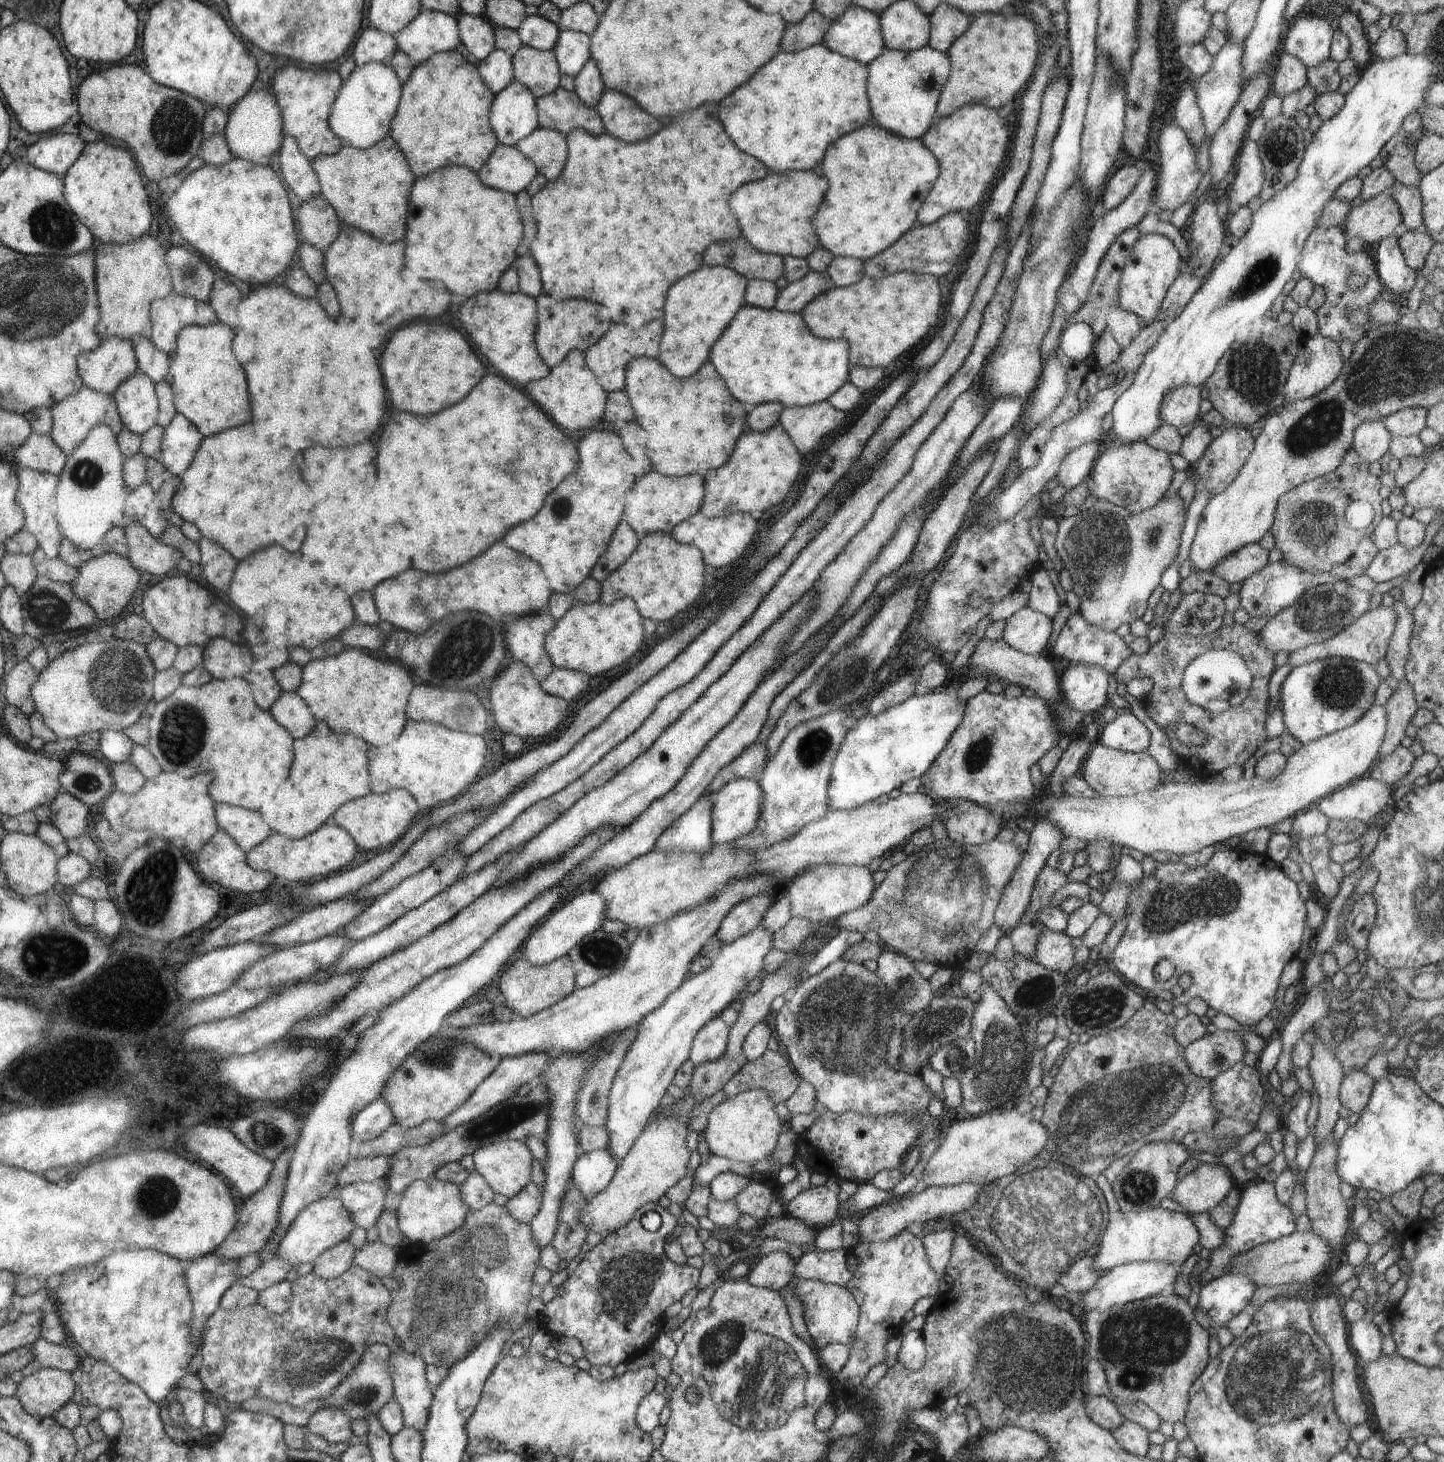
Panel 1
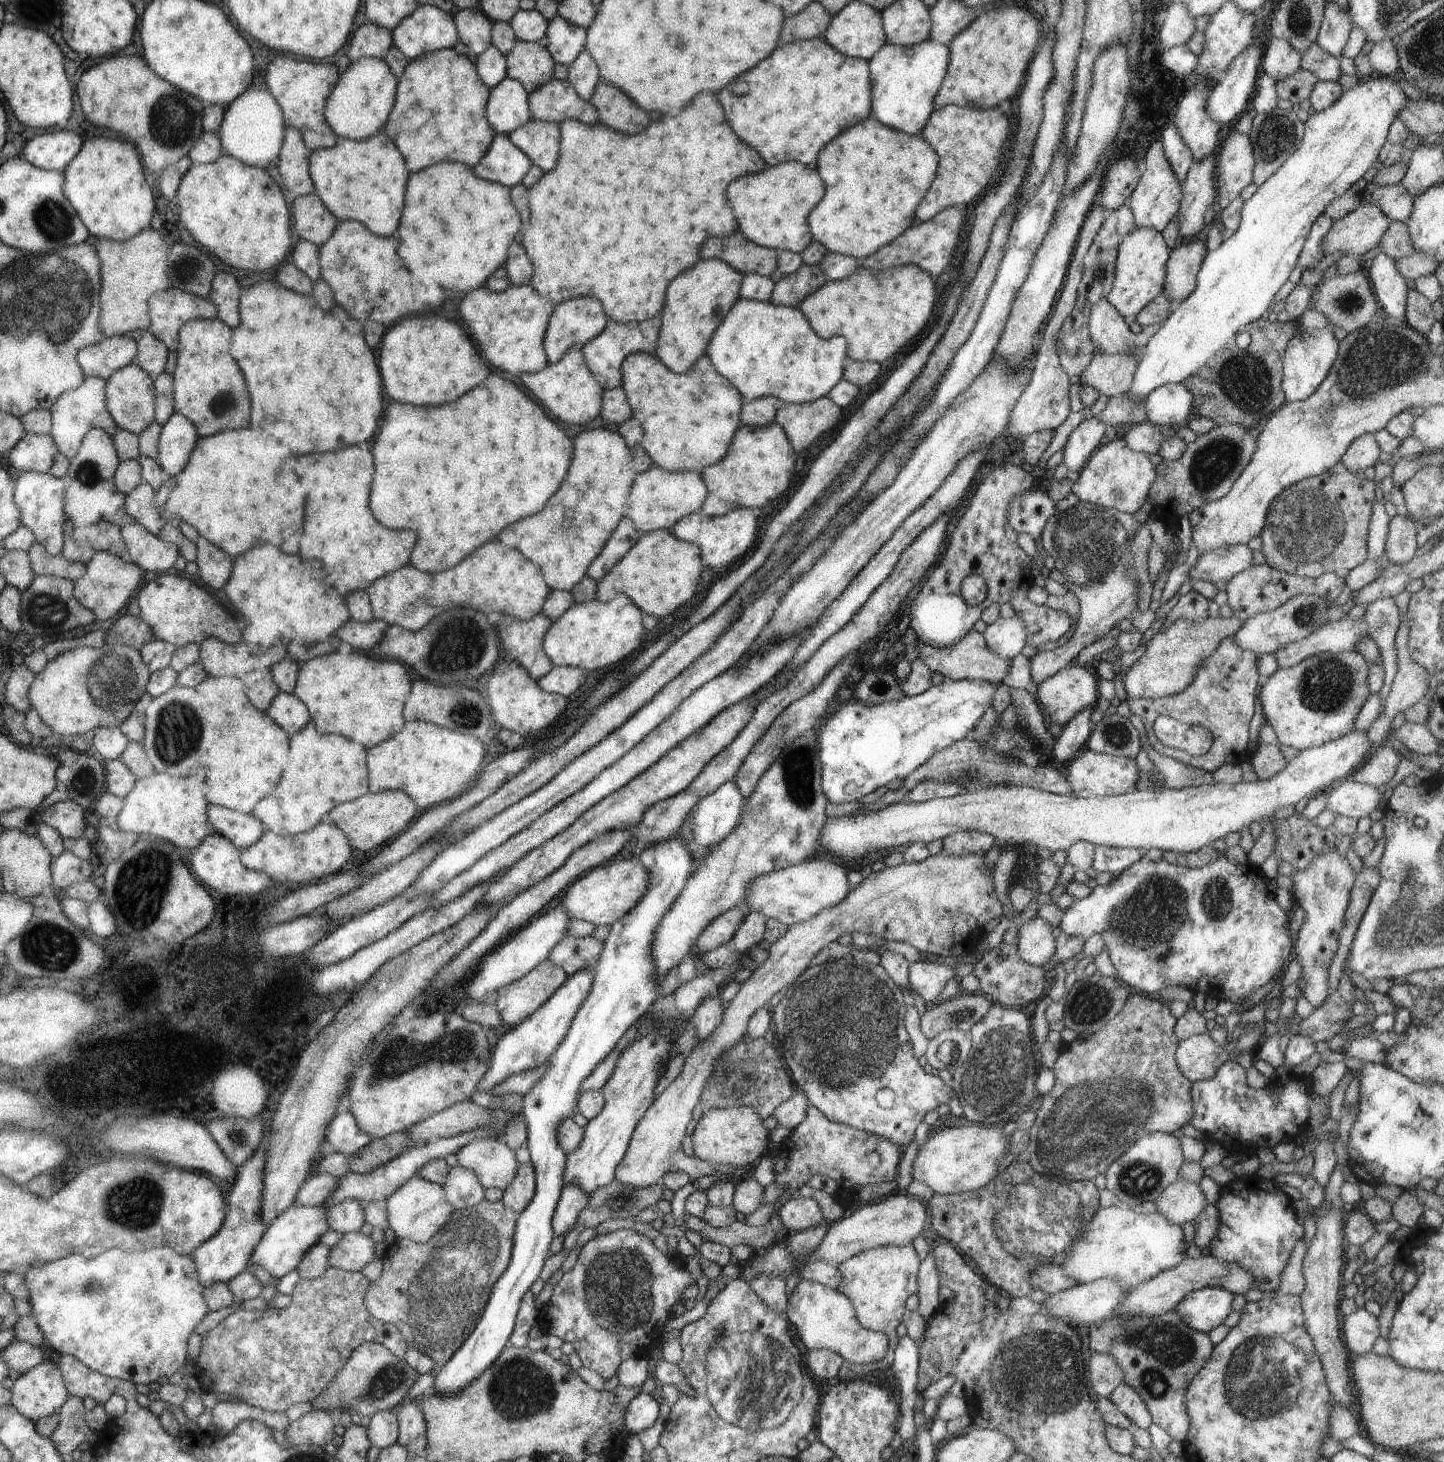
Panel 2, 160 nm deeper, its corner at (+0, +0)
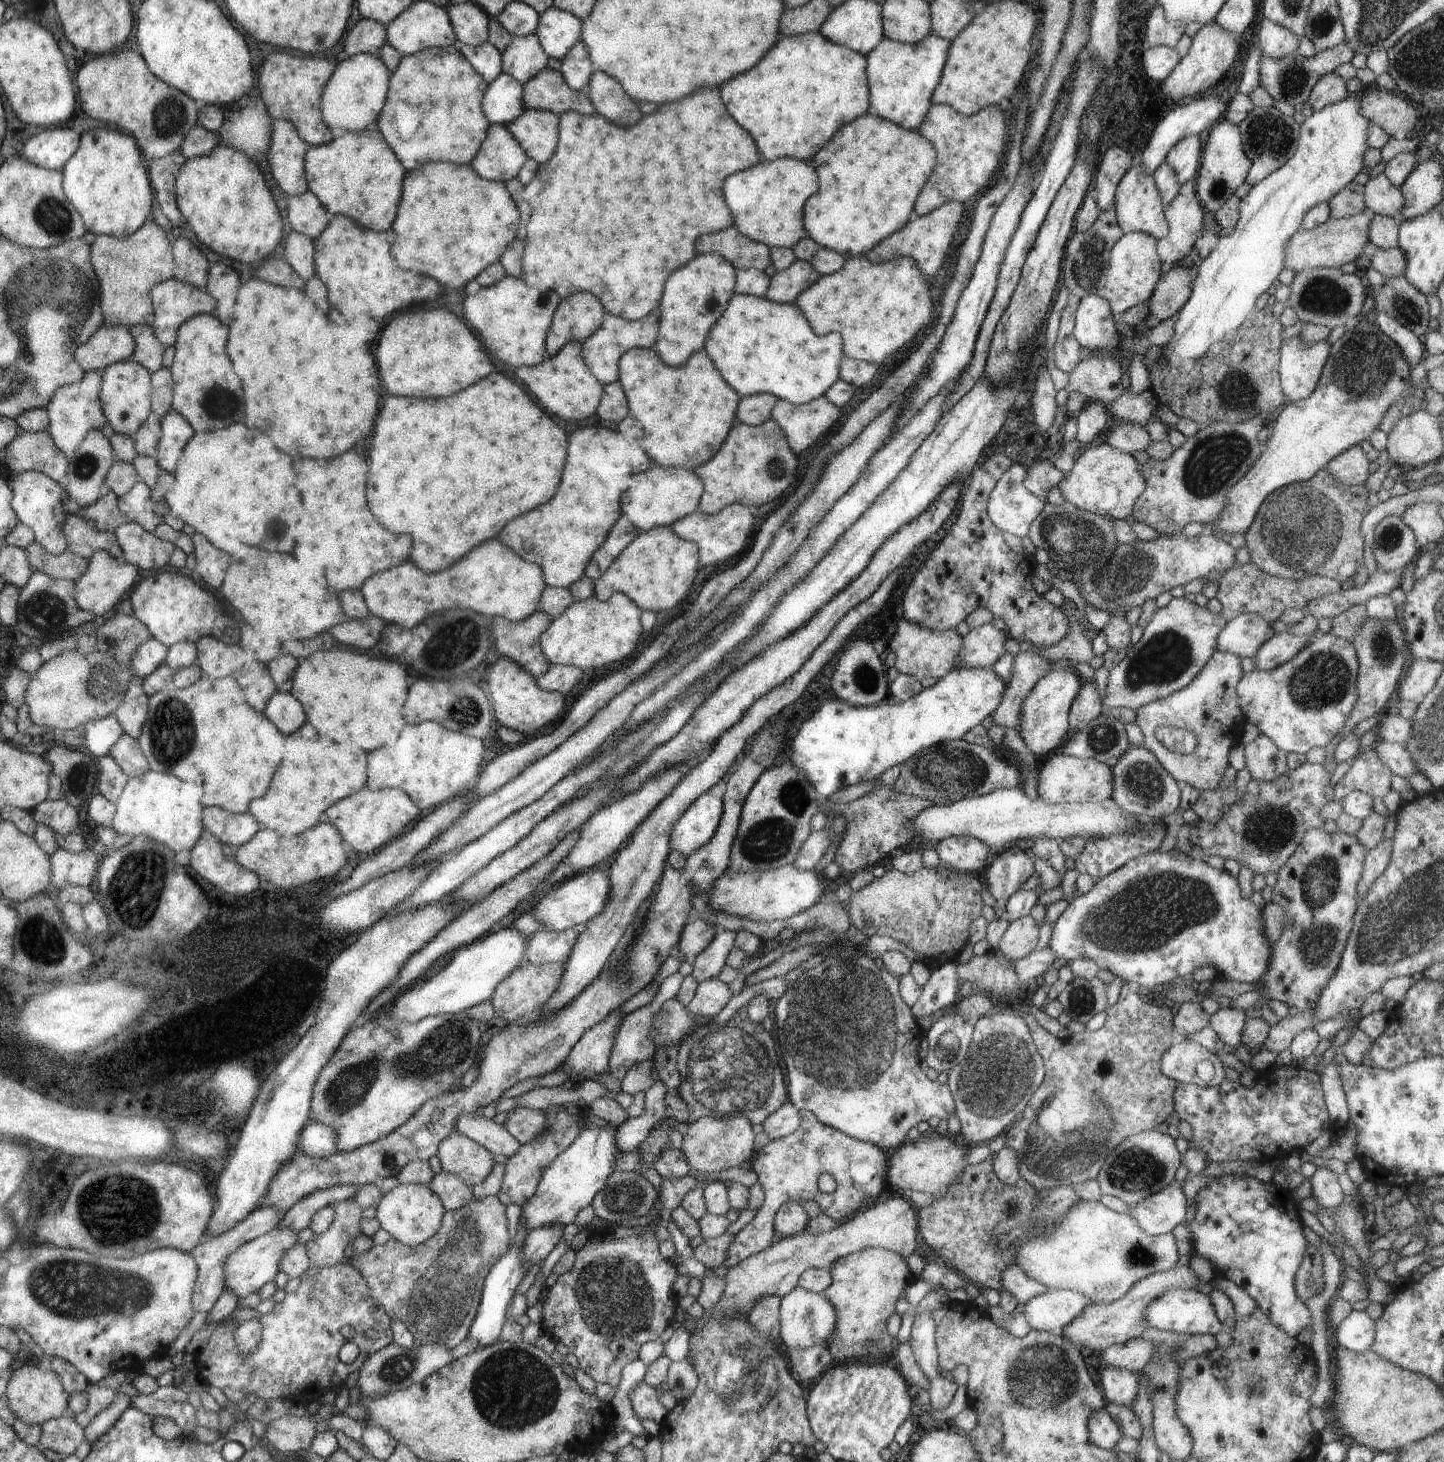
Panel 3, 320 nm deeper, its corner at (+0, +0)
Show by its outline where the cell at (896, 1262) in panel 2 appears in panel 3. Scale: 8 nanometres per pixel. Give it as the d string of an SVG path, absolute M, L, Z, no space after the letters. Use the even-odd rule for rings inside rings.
M870 1247L835 1260L828 1270L832 1277L832 1284L823 1290L822 1295L826 1296L838 1309L839 1324L834 1340L828 1341L826 1348L833 1354L838 1363L851 1363L860 1360L867 1363L886 1363L888 1354L894 1353L896 1344L898 1344L886 1330L886 1318L895 1312L896 1302L903 1295L906 1285L908 1288L908 1282L911 1280L906 1259L898 1253L878 1247Z

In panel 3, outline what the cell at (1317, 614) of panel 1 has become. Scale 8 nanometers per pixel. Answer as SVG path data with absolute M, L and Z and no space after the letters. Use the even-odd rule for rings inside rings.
M1252 613L1238 615L1227 621L1226 626L1218 633L1216 648L1241 658L1253 657L1257 648L1273 634L1270 623L1260 616Z

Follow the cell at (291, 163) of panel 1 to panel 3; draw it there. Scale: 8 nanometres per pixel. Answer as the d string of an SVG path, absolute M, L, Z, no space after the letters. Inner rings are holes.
M273 119L270 148L267 150L267 160L271 165L272 176L278 188L289 197L303 195L309 190L306 177L306 152L309 150L304 139L300 140L298 129L291 121Z

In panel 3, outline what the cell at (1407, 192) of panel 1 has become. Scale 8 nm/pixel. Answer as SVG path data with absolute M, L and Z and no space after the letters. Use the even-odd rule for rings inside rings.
M1384 173L1370 177L1364 188L1367 212L1397 218L1405 198L1399 187L1392 184Z

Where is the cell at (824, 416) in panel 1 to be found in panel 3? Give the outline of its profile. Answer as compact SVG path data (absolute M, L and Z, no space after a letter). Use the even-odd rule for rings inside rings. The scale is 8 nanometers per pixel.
M824 395L801 405L779 399L771 418L788 432L787 439L792 440L792 448L800 453L834 428L838 422L838 406Z

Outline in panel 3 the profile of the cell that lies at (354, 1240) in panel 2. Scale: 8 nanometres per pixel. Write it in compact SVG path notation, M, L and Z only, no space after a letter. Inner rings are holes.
M352 1198L334 1204L335 1221L322 1234L315 1234L308 1242L307 1257L312 1267L331 1267L348 1260L345 1248L362 1234L360 1214L363 1208Z

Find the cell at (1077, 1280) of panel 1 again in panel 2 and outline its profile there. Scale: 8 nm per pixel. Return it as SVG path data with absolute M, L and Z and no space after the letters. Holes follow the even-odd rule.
M1054 1262L1052 1264L1038 1266L1038 1268L1032 1272L1030 1284L1034 1286L1035 1290L1042 1290L1044 1294L1056 1295L1076 1287L1078 1282L1076 1282L1074 1278L1066 1276L1064 1268L1058 1265L1057 1262Z

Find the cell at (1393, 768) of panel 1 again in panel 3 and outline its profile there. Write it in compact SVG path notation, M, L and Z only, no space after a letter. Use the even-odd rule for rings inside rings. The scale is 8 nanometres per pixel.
M1373 750L1360 752L1350 770L1333 786L1336 799L1343 799L1352 791L1369 794L1372 798L1392 791L1393 772L1378 758Z

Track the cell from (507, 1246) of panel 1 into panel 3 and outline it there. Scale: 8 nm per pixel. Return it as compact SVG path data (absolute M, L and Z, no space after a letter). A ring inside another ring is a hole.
M497 1195L474 1197L458 1210L446 1212L439 1231L422 1244L409 1247L390 1237L385 1244L374 1245L368 1251L353 1255L348 1259L348 1264L366 1278L374 1300L388 1316L404 1321L409 1326L416 1342L431 1339L434 1343L444 1343L454 1348L467 1338L469 1328L478 1314L483 1286L490 1268L508 1252L510 1236L505 1207Z

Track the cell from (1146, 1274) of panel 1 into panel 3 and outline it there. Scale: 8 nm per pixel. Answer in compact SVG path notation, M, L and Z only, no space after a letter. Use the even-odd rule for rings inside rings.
M1048 1289L1025 1303L1022 1315L1031 1330L1060 1334L1090 1304L1091 1300L1079 1292Z

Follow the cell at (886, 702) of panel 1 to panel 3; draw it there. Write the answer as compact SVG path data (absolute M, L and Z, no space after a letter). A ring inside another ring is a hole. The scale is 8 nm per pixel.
M854 638L839 656L836 656L834 663L829 683L836 698L856 707L875 707L881 701L889 699L887 672L868 639Z

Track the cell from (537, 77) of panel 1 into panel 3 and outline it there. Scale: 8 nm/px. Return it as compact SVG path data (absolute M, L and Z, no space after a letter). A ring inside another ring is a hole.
M534 33L513 37L507 49L501 53L502 70L511 73L517 81L523 83L546 70L549 64L547 51Z

